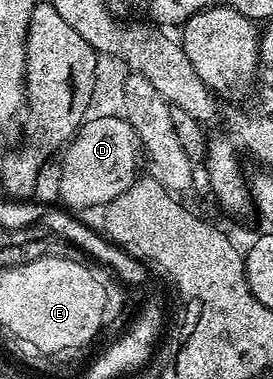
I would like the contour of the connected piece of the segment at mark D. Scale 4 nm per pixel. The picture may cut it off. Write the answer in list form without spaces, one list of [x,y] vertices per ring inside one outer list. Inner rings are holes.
[[[119,114],[108,118],[85,119],[75,136],[68,141],[63,149],[64,161],[60,164],[60,200],[59,203],[65,209],[77,210],[76,208],[96,208],[110,203],[118,194],[125,192],[138,178],[140,168],[140,156],[142,147],[138,134],[133,126],[126,122]]]

